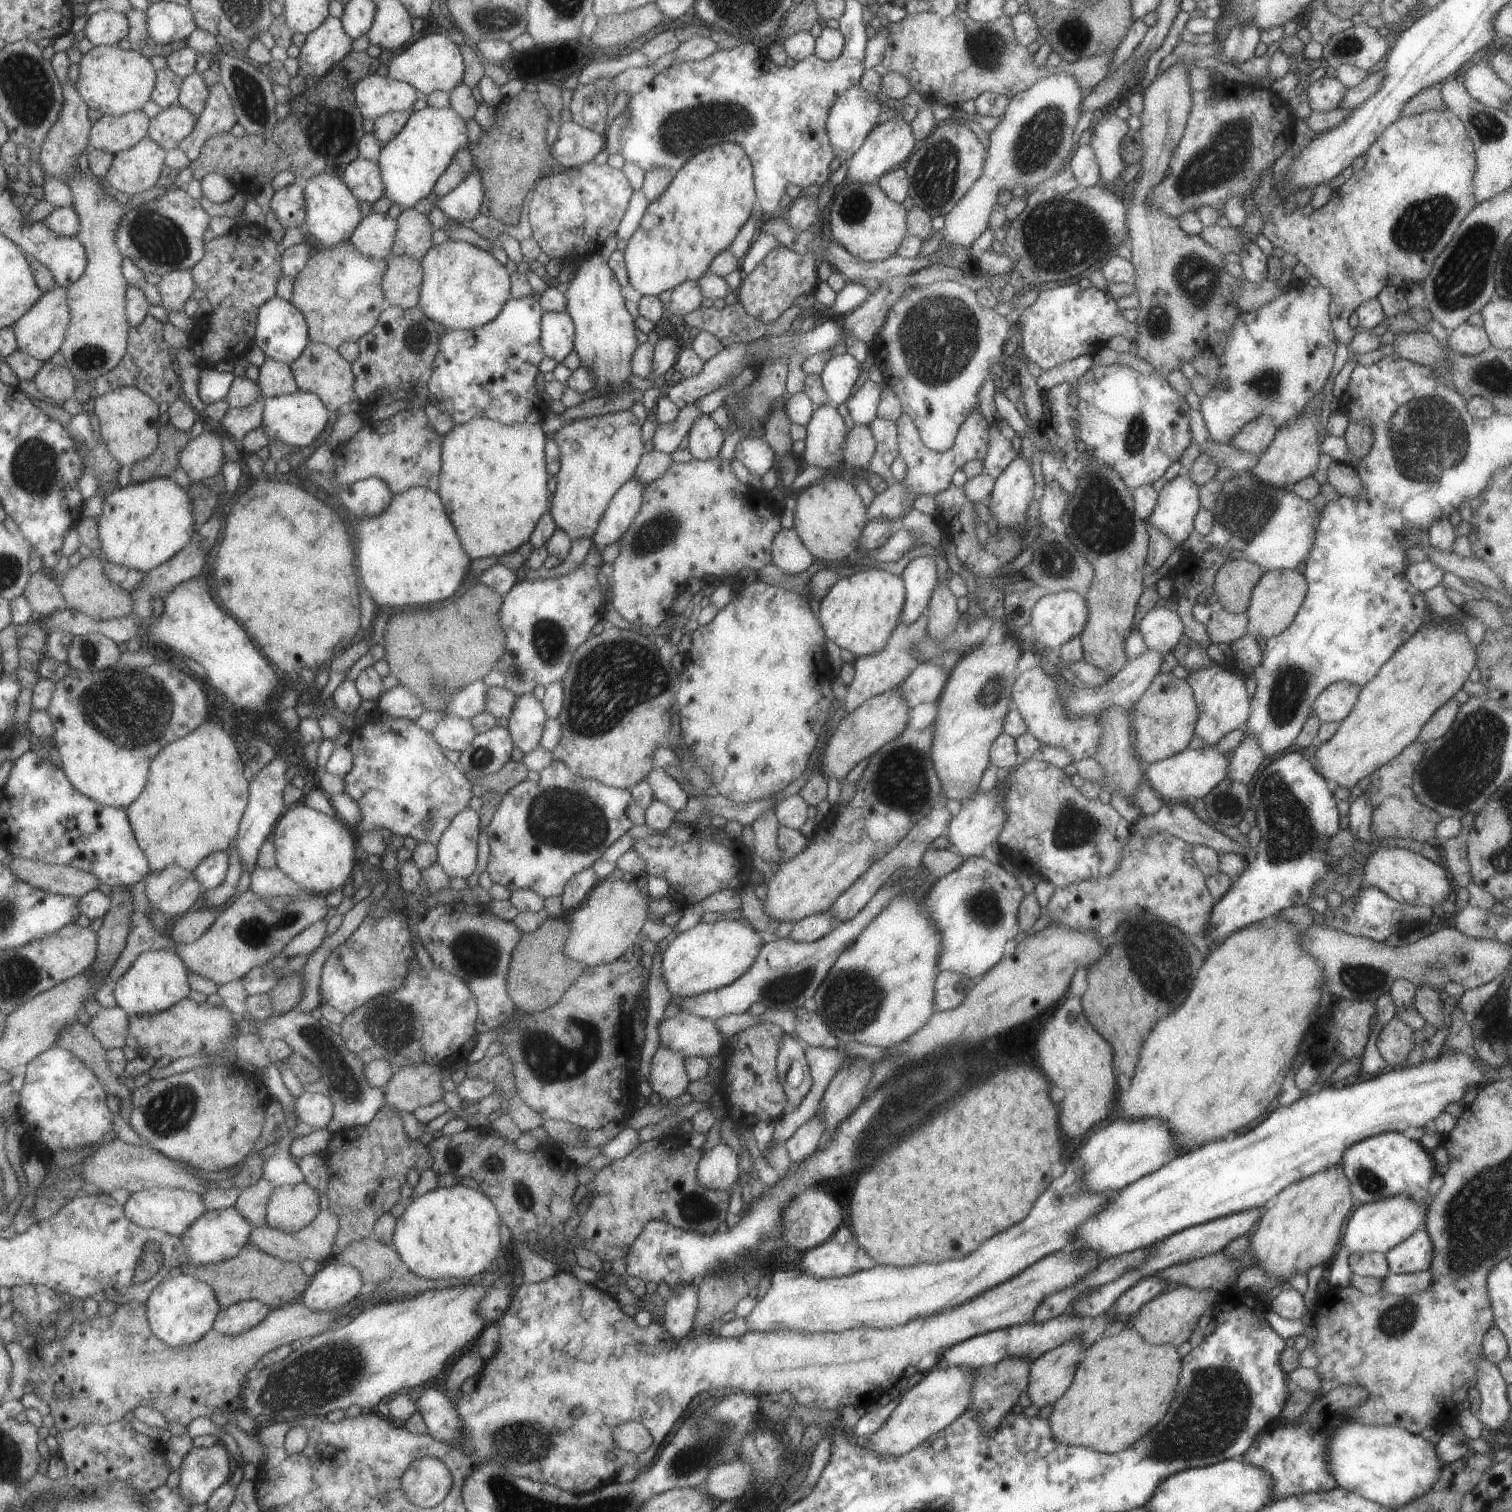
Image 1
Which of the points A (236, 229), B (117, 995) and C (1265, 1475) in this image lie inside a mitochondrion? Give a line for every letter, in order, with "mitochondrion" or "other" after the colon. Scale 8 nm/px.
A: other
B: other
C: other

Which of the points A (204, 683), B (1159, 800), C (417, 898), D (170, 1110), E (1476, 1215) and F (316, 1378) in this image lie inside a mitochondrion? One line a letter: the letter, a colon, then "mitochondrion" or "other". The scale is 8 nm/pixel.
A: other
B: other
C: other
D: mitochondrion
E: mitochondrion
F: mitochondrion

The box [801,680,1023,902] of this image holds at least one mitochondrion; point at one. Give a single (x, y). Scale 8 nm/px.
(900, 780)

